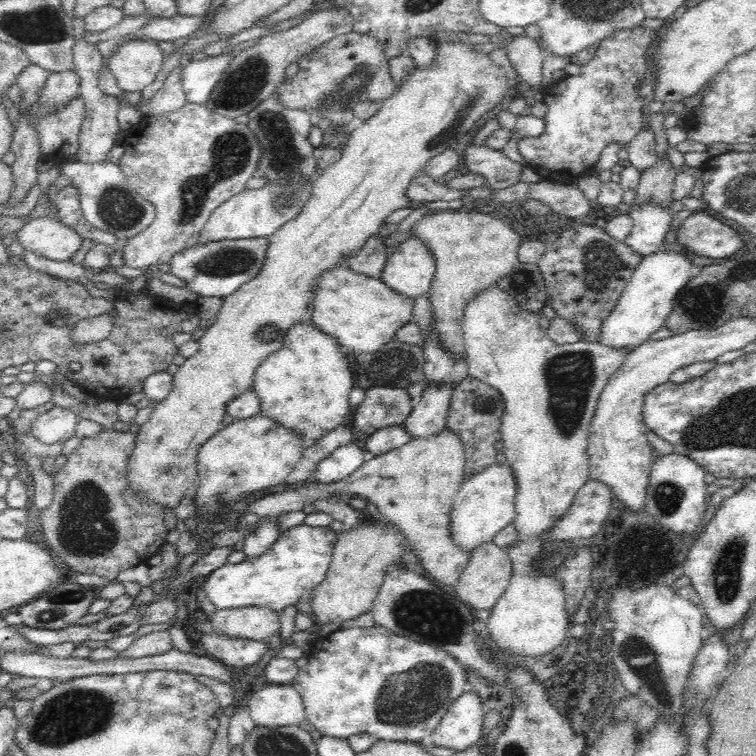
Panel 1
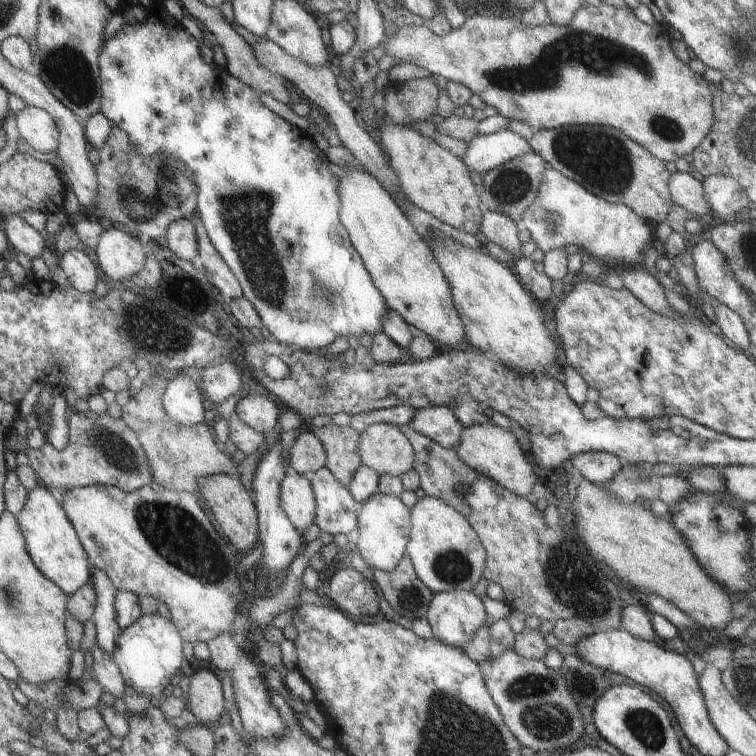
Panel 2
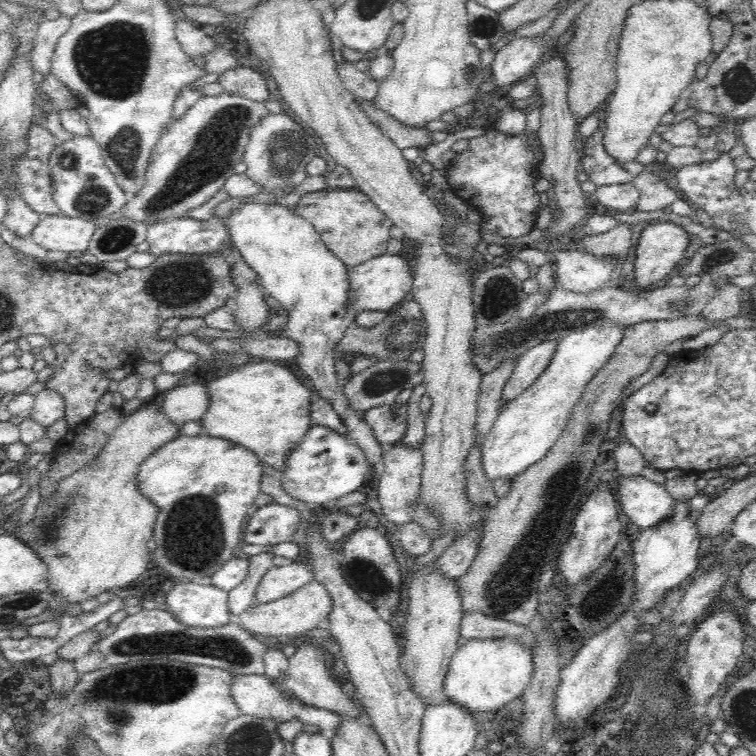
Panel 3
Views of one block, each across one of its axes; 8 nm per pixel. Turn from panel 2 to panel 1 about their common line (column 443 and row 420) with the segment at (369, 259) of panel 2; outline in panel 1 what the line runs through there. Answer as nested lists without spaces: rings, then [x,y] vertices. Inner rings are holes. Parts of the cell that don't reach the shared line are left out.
[[[304,322],[288,329],[284,342],[280,348],[256,367],[251,382],[251,390],[257,394],[261,402],[259,414],[271,418],[282,428],[295,430],[303,438],[303,445],[312,446],[324,434],[328,434],[334,427],[349,423],[349,396],[353,390],[353,374],[348,366],[346,355],[339,349],[338,343],[316,328],[311,322]]]

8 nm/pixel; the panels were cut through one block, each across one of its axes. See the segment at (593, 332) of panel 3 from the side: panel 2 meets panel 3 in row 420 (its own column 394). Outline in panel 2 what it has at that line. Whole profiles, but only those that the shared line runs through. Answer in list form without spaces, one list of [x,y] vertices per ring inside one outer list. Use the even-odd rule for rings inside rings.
[[[382,493],[372,495],[361,504],[357,514],[357,529],[360,532],[360,537],[356,548],[372,570],[392,570],[405,555],[411,531],[410,509],[404,505],[399,496]]]

